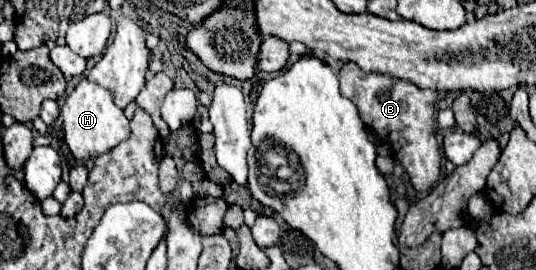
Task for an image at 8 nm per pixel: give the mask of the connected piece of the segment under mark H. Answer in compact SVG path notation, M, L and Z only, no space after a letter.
M83 78L61 106L65 142L77 160L89 160L109 152L129 136L129 120L115 104L115 92Z

